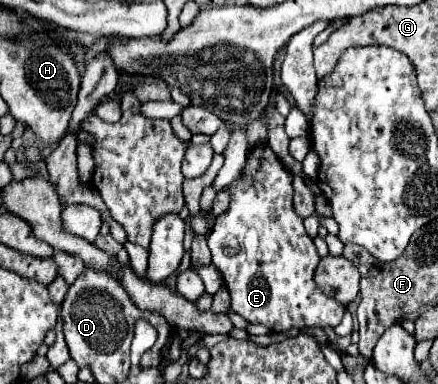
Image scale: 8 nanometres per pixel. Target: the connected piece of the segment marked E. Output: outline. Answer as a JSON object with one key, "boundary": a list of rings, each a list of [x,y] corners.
{"boundary":[[[259,143],[247,153],[247,163],[241,175],[225,187],[231,195],[229,209],[217,217],[213,233],[207,237],[213,265],[221,273],[225,287],[231,295],[231,309],[245,317],[249,323],[267,325],[271,331],[281,333],[291,327],[307,327],[307,325],[329,325],[335,327],[345,313],[345,307],[335,299],[329,299],[315,285],[315,269],[321,261],[313,239],[307,235],[303,227],[303,219],[293,209],[293,187],[291,173],[283,167],[279,157],[271,151],[267,143]]]}

